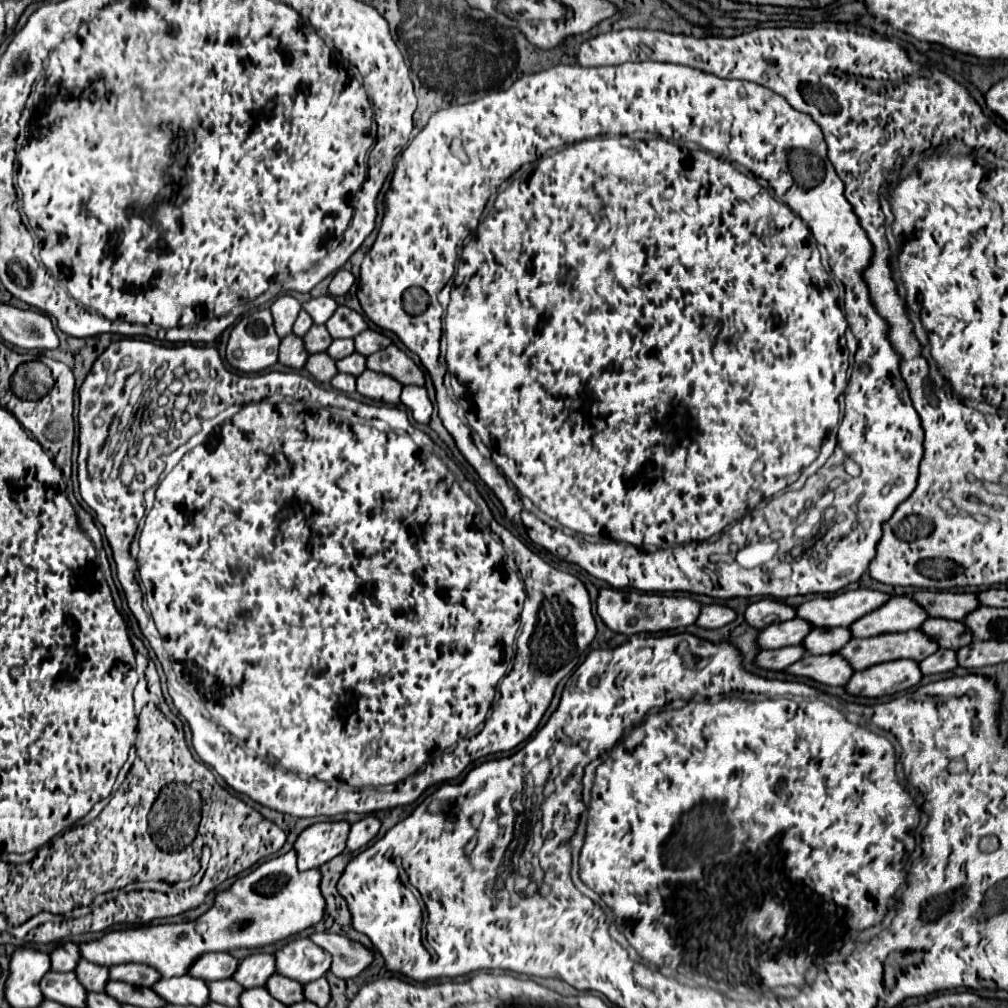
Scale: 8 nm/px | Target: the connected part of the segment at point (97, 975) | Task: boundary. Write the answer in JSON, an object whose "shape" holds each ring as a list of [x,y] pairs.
{"shape":[[[80,960],[76,970],[74,970],[78,982],[88,990],[88,992],[104,992],[104,986],[108,982],[108,968],[106,966],[96,966],[88,960]]]}

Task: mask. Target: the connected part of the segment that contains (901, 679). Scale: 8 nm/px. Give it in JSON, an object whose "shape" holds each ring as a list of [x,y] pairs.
{"shape":[[[894,660],[892,664],[876,664],[864,672],[856,672],[846,684],[852,696],[880,698],[904,692],[922,680],[922,672],[914,660]]]}

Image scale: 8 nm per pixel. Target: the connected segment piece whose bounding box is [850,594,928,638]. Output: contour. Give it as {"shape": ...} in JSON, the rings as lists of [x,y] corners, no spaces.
{"shape":[[[902,594],[902,596],[892,596],[886,604],[856,620],[850,626],[850,630],[852,638],[870,638],[888,632],[908,632],[920,628],[920,624],[926,618],[928,616],[924,608],[912,604],[912,600],[908,600],[908,596]]]}

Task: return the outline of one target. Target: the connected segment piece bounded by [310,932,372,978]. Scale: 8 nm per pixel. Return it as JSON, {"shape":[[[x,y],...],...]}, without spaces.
{"shape":[[[314,932],[310,934],[310,940],[332,956],[330,970],[340,978],[358,976],[372,962],[372,952],[366,950],[360,942],[348,940],[346,936],[330,932]]]}

